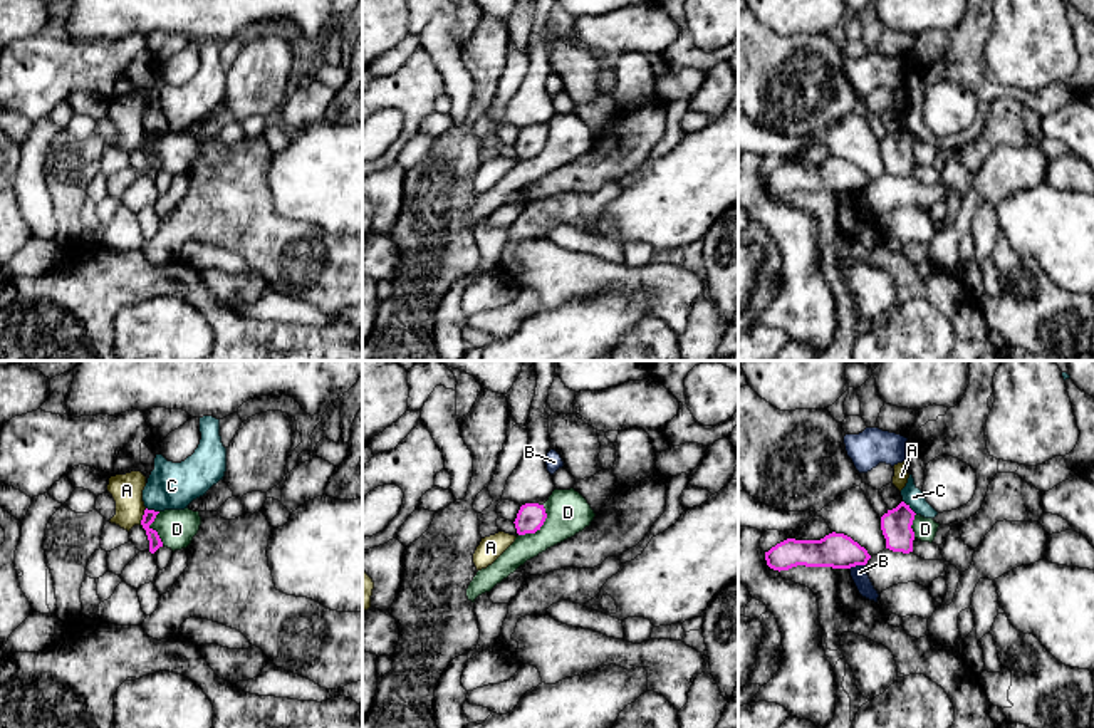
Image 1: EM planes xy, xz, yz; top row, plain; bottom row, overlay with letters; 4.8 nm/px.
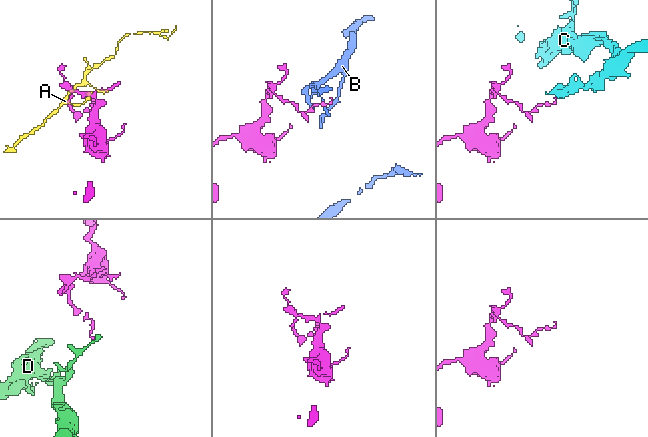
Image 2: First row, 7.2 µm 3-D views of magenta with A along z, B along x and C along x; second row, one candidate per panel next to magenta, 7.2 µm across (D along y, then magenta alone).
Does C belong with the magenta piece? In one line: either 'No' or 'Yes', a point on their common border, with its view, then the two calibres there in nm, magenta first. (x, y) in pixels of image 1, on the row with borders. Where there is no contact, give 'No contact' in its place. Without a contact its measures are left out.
No. Touches magenta at yz (908, 507). Thickness 140 nm (magenta) against 90 nm

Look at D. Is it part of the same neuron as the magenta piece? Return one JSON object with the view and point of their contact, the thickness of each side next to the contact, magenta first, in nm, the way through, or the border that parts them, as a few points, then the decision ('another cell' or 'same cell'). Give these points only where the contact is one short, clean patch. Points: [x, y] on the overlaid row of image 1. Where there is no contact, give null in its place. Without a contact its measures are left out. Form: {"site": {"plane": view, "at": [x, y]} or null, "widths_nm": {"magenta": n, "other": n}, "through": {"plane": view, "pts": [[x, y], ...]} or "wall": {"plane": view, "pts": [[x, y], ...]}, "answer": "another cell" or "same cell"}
{"site": {"plane": "xz", "at": [539, 527]}, "widths_nm": {"magenta": 140, "other": 200}, "wall": {"plane": "xz", "pts": [[544, 505], [544, 522], [534, 532], [519, 535]]}, "answer": "another cell"}

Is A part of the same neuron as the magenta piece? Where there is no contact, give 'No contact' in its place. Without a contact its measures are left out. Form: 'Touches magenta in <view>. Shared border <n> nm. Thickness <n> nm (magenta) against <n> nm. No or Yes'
Touches magenta in xy. Shared border 90 nm. Thickness 60 nm (magenta) against 150 nm. No

